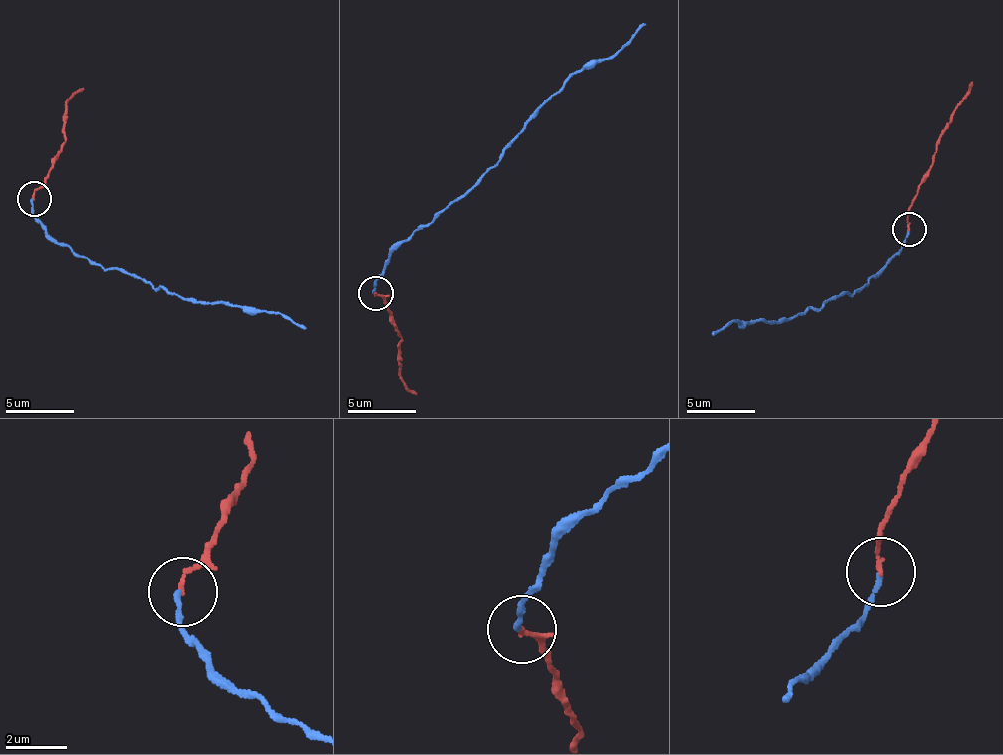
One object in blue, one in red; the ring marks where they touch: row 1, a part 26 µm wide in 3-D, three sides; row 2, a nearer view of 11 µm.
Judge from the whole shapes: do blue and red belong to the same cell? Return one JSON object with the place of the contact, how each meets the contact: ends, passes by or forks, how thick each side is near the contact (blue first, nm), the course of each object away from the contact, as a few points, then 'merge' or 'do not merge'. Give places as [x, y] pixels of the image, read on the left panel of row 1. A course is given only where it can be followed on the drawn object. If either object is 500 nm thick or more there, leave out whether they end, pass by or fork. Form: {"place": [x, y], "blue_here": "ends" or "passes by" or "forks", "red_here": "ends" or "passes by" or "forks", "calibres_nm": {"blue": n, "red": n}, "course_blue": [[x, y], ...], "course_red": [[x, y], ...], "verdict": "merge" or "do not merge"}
{"place": [34, 199], "blue_here": "ends", "red_here": "ends", "calibres_nm": {"blue": 170, "red": 130}, "course_blue": [[33, 198], [34, 218], [42, 230], [75, 253], [157, 285], [176, 297], [272, 311], [306, 328]], "course_red": [[33, 198], [64, 142], [65, 100], [84, 89]], "verdict": "do not merge"}

